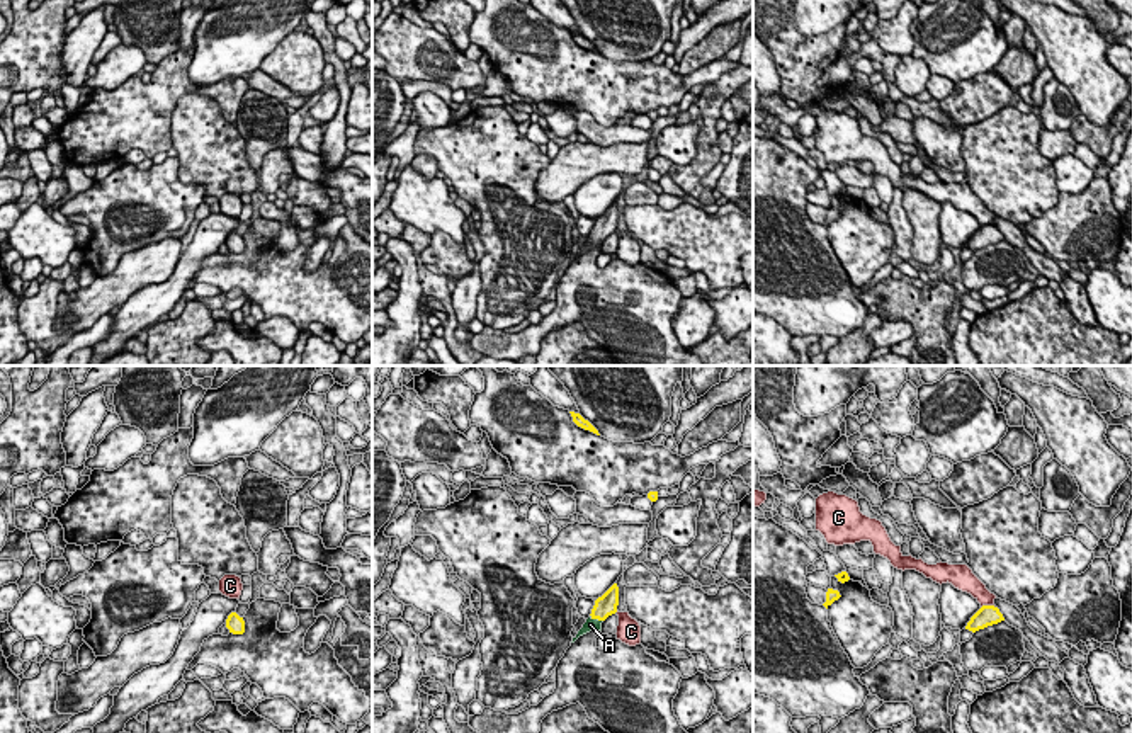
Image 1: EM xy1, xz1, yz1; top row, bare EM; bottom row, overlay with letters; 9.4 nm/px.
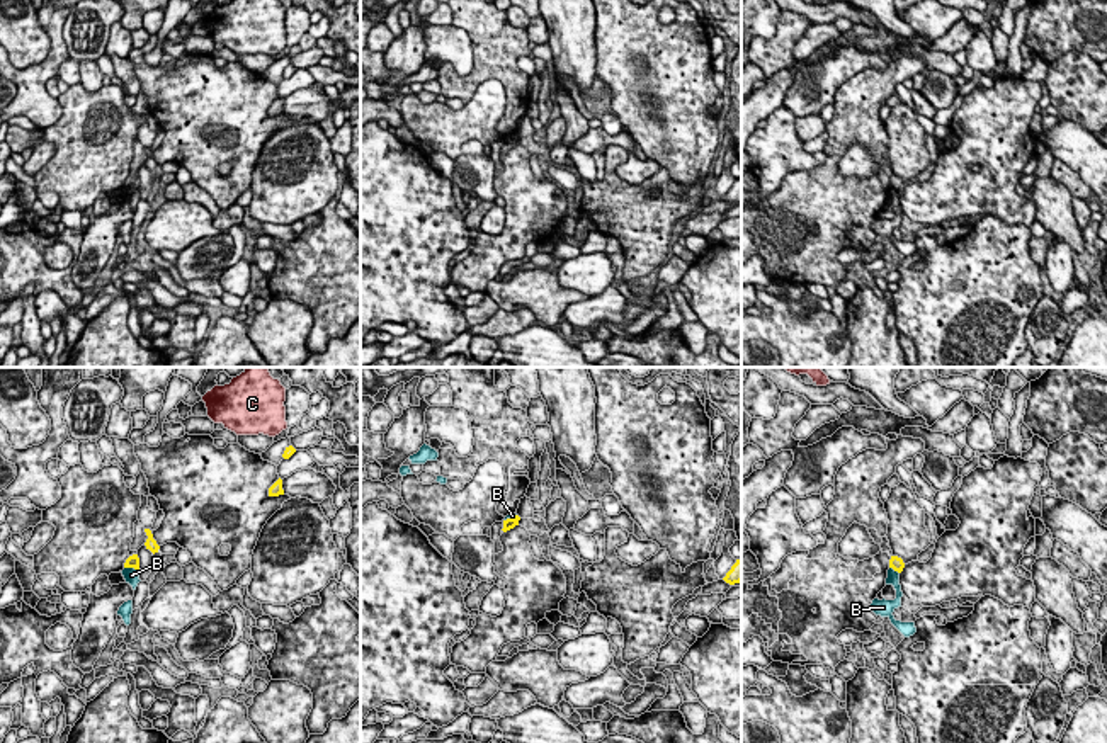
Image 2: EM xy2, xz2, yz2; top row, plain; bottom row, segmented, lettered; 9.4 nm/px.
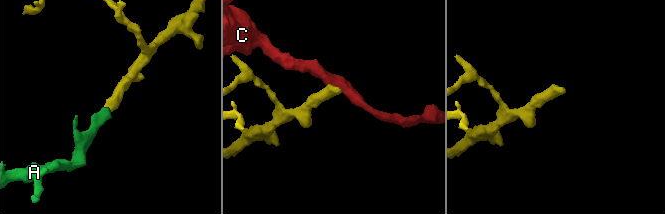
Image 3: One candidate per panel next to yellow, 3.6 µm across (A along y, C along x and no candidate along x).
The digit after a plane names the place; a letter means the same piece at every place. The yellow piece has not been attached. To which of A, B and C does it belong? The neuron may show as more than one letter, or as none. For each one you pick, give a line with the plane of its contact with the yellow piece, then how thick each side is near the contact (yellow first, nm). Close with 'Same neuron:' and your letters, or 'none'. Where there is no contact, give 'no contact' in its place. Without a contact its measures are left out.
A: contact in xz1; calibres 200 and 120 nm
Same neuron: A

